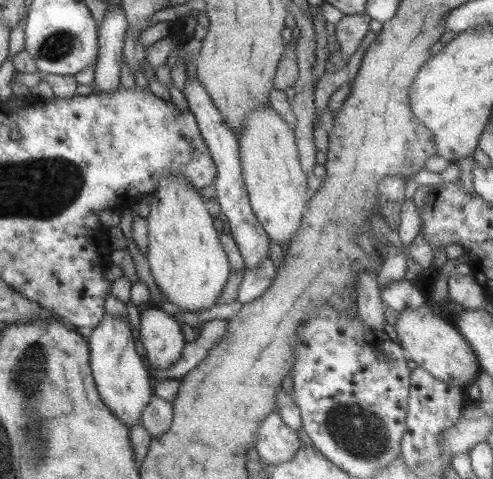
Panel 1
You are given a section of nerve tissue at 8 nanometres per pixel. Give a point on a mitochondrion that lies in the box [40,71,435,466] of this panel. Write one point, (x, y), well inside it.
(358, 430)

